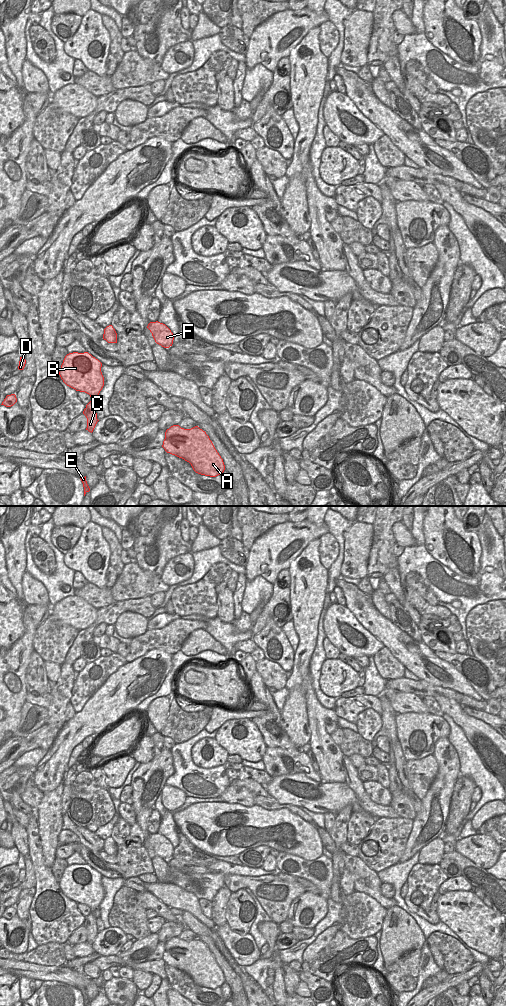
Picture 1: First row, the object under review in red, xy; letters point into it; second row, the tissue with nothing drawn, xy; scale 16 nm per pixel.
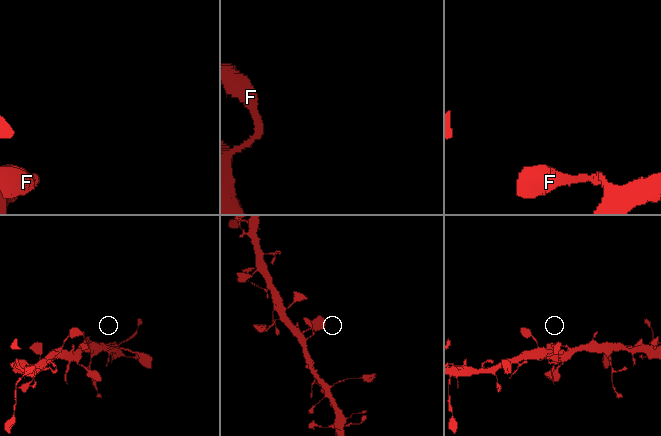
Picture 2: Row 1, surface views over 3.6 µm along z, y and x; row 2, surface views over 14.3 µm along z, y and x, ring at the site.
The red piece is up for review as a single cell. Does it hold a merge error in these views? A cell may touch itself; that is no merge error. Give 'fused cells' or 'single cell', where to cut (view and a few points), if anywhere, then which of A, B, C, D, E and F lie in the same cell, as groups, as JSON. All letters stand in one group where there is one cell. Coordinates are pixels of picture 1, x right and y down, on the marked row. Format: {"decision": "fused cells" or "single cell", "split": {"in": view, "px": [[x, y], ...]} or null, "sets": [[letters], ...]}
{"decision": "single cell", "split": null, "sets": [["A", "B", "C", "D", "E", "F"]]}

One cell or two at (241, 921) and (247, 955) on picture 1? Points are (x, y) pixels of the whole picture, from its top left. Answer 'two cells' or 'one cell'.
two cells

